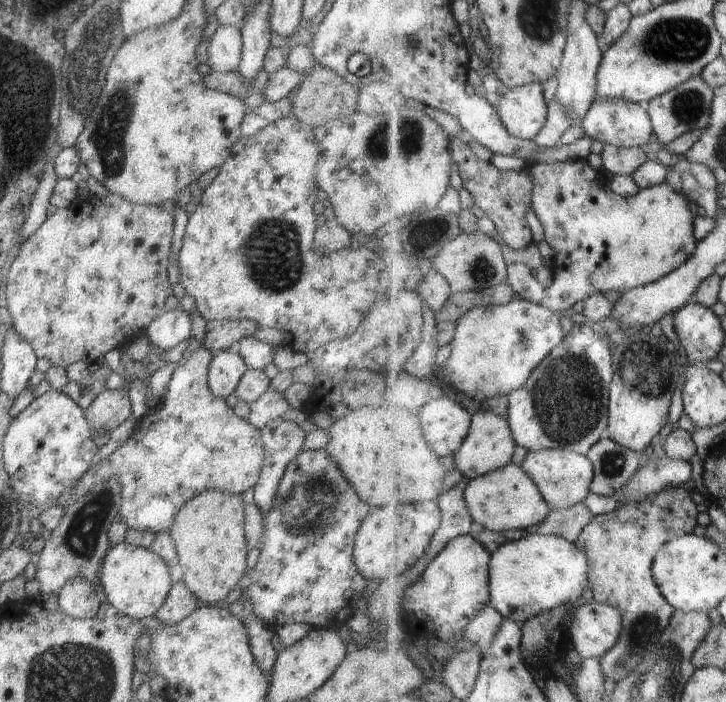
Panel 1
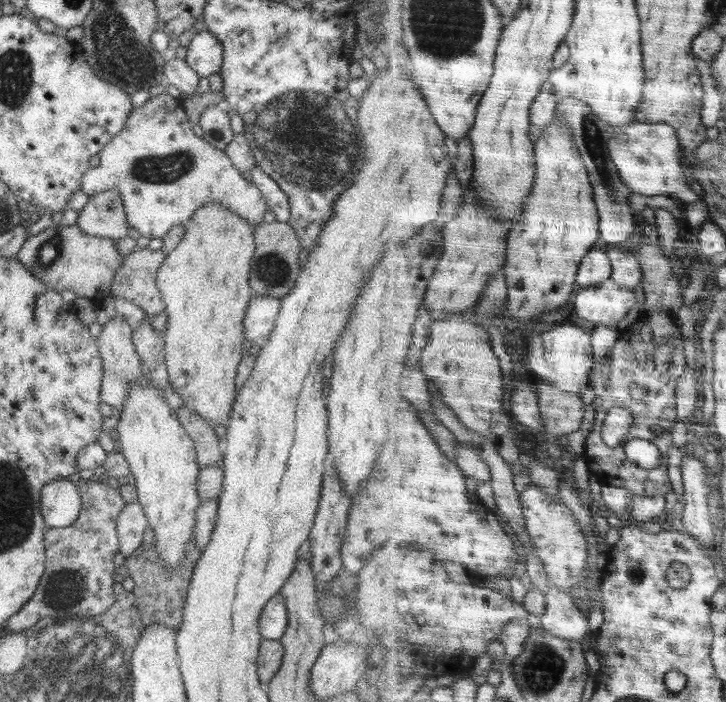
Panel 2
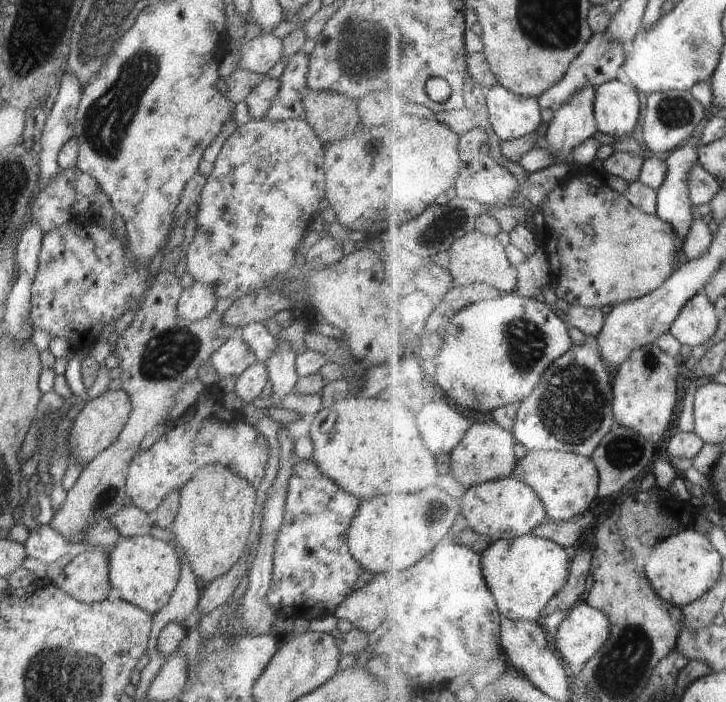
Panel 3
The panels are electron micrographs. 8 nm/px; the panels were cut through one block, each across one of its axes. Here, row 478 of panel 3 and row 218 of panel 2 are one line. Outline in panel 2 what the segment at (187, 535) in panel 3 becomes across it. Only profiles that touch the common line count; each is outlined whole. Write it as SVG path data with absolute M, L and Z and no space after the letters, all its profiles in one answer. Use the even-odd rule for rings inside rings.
M210 203L199 206L188 221L184 237L180 240L178 246L176 246L172 252L166 254L165 260L162 262L162 266L160 266L160 270L155 281L158 290L160 290L160 295L162 296L162 301L165 306L163 314L167 317L166 330L162 335L164 339L164 358L166 359L166 363L164 364L166 364L170 384L176 394L181 396L184 404L193 408L212 426L227 424L233 407L233 402L235 401L238 393L235 390L236 376L238 376L237 367L245 354L242 347L245 340L243 320L244 315L246 315L246 310L248 310L248 306L255 296L251 286L249 285L250 262L256 249L253 238L253 230L254 228L251 227L250 223L247 223L245 218L235 215L229 208L223 207L220 203Z

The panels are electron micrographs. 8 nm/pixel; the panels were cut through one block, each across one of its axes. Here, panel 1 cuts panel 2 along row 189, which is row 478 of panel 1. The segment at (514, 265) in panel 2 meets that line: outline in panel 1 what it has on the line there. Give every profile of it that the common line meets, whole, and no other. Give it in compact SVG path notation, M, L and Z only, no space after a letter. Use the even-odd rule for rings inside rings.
M570 449L529 451L523 466L534 482L537 482L538 488L554 509L574 508L584 503L590 496L595 477L595 464L589 455Z

